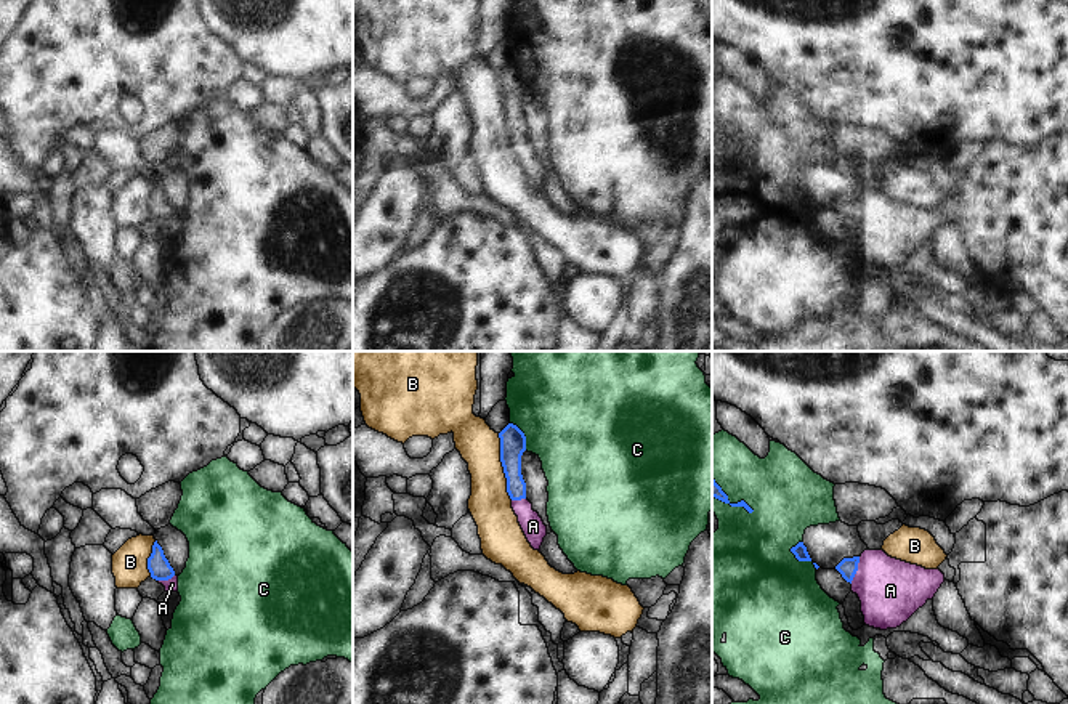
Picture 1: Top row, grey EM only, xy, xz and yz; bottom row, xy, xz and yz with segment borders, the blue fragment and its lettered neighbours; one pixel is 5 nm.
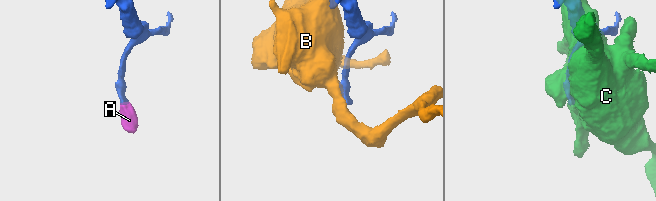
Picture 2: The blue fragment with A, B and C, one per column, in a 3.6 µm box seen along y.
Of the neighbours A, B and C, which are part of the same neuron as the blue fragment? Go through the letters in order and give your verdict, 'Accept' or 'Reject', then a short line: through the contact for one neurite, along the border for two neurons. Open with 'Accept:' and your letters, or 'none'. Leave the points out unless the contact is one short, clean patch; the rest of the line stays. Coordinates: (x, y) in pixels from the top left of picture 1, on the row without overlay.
Accept: A
A: Accept. Line: yz (849, 207), (857, 210), (874, 217), (890, 231)
B: Reject. Line: xz (497, 74), (505, 132), (512, 140)
C: Reject

